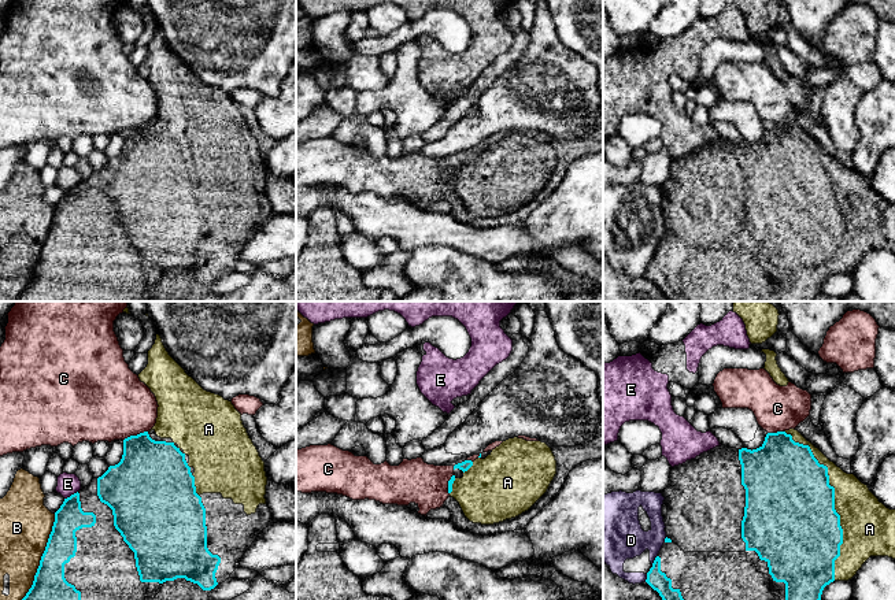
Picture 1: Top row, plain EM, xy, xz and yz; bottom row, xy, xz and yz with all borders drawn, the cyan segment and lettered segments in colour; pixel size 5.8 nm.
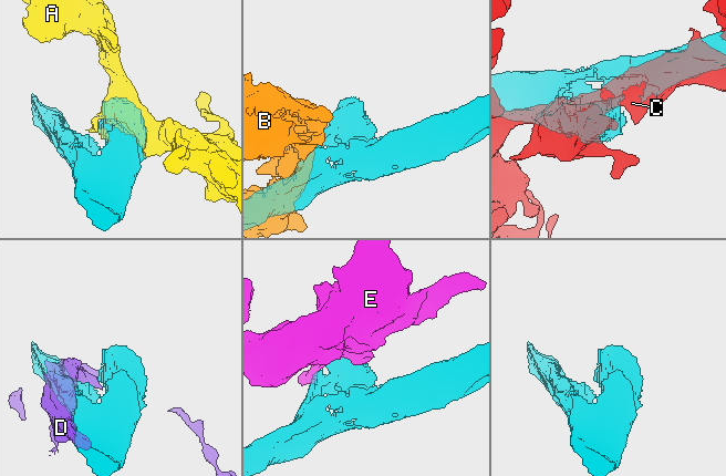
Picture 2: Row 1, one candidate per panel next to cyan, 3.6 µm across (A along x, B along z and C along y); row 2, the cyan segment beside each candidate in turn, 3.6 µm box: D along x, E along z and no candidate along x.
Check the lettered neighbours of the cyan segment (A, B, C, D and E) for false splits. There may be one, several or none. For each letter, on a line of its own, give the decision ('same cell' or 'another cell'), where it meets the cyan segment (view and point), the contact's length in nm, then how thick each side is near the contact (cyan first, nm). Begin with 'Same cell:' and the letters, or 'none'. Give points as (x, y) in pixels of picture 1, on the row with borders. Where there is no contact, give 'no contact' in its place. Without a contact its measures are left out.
Same cell: A
A: same cell; contact yz (834, 499); length 900 nm; calibres 500 and 300 nm
B: another cell; contact xy (41, 556); length 550 nm; calibres 190 and 300 nm
C: another cell; contact xy (135, 436); length 160 nm; calibres 400 and 440 nm
D: another cell; contact yz (655, 559); length 70 nm; calibres 110 and 280 nm
E: another cell; contact xy (71, 495); length 90 nm; calibres 170 and 130 nm

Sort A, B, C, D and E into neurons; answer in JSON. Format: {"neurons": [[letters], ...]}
{"neurons": [["A"], ["B"], ["C"], ["D"], ["E"]]}

